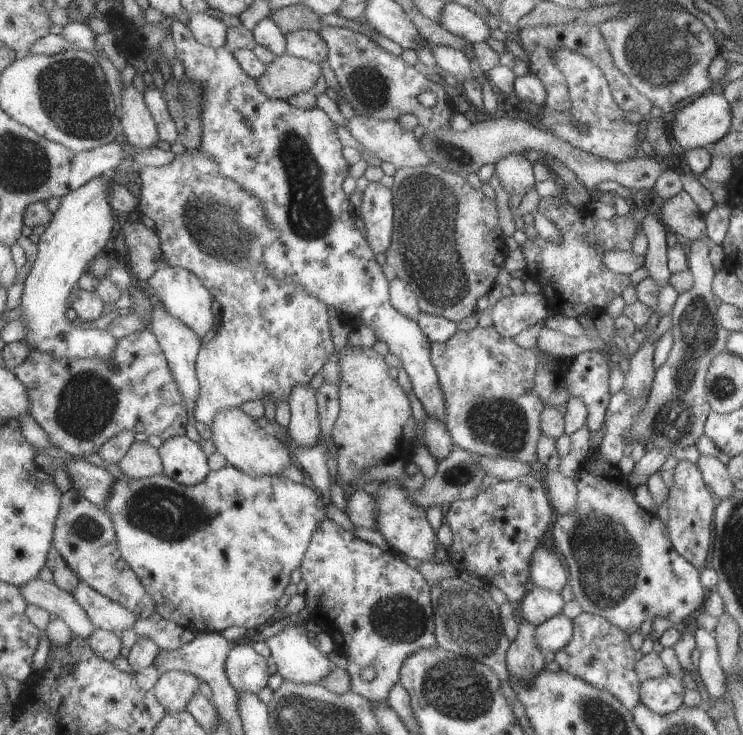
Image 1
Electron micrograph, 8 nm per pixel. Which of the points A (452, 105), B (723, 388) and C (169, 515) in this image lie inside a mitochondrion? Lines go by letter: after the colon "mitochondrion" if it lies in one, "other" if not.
A: other
B: mitochondrion
C: mitochondrion

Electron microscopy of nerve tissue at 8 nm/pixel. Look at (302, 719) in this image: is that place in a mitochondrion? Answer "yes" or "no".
yes

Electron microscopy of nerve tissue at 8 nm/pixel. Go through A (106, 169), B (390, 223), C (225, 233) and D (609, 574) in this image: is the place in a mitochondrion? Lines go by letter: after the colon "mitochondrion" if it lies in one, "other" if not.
A: other
B: mitochondrion
C: mitochondrion
D: mitochondrion

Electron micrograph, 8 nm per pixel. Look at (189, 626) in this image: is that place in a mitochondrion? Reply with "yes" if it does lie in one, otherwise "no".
no

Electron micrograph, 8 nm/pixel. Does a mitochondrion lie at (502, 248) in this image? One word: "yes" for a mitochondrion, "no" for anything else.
no

